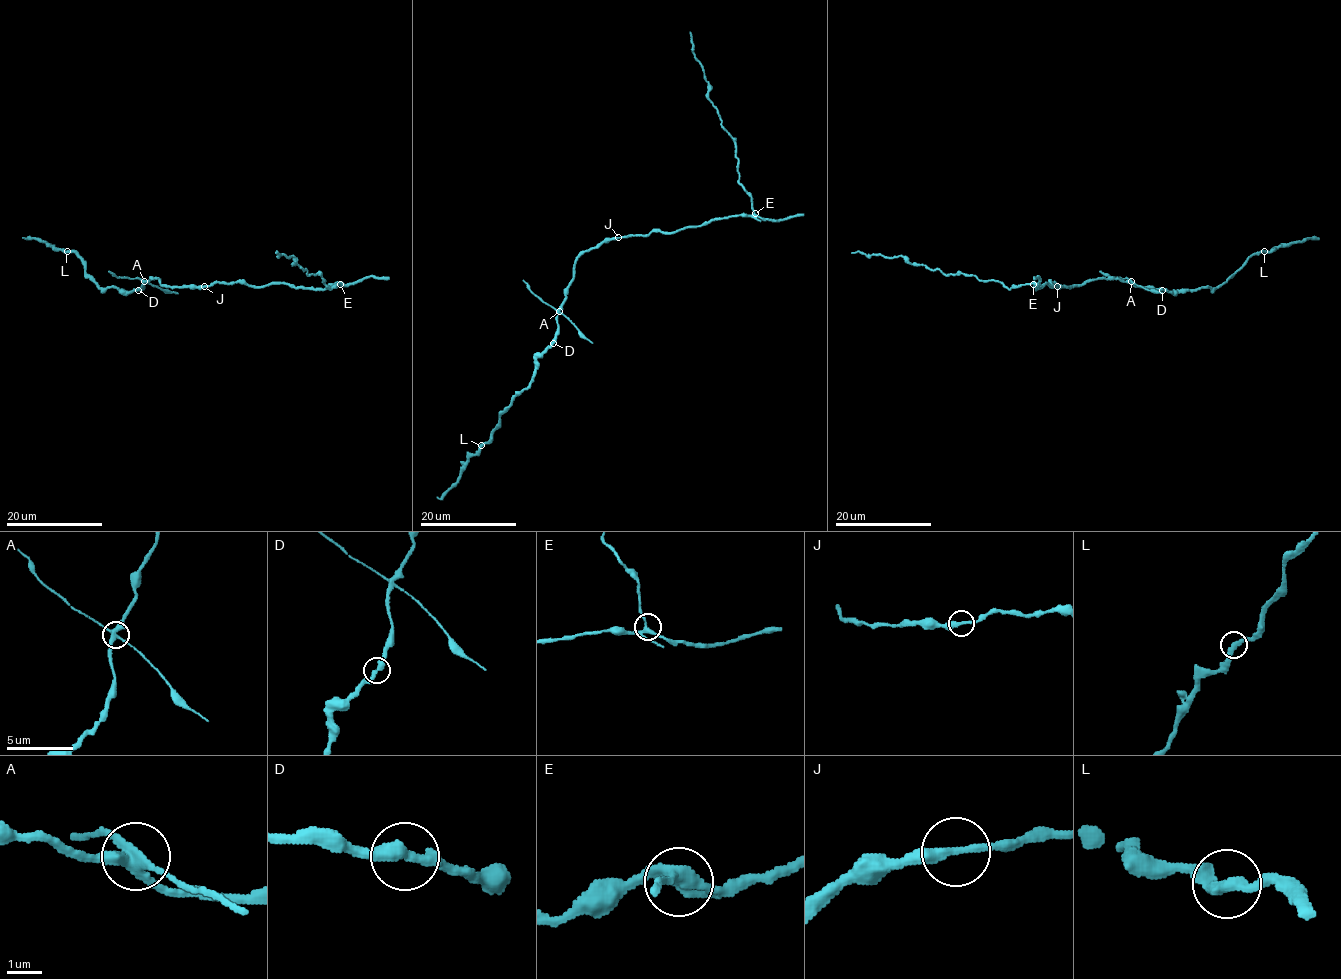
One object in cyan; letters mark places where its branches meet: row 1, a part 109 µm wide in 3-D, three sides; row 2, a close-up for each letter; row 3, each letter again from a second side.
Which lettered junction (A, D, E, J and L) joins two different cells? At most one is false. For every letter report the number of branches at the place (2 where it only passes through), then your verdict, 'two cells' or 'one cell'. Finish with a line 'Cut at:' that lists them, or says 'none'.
A: branches 4; two cells
D: branches 2; one cell
E: branches 4; one cell
J: branches 2; one cell
L: branches 2; one cell
Cut at: A

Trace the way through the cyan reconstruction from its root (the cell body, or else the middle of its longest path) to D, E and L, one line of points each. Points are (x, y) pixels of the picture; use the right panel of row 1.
D: (1057, 285), (1075, 286), (1094, 279), (1114, 278), (1137, 286), (1162, 290)
E: (1057, 285), (1046, 283), (1035, 289), (1033, 284)
L: (1057, 285), (1075, 286), (1094, 279), (1114, 278), (1137, 286), (1169, 291), (1216, 287), (1252, 255), (1264, 251)

